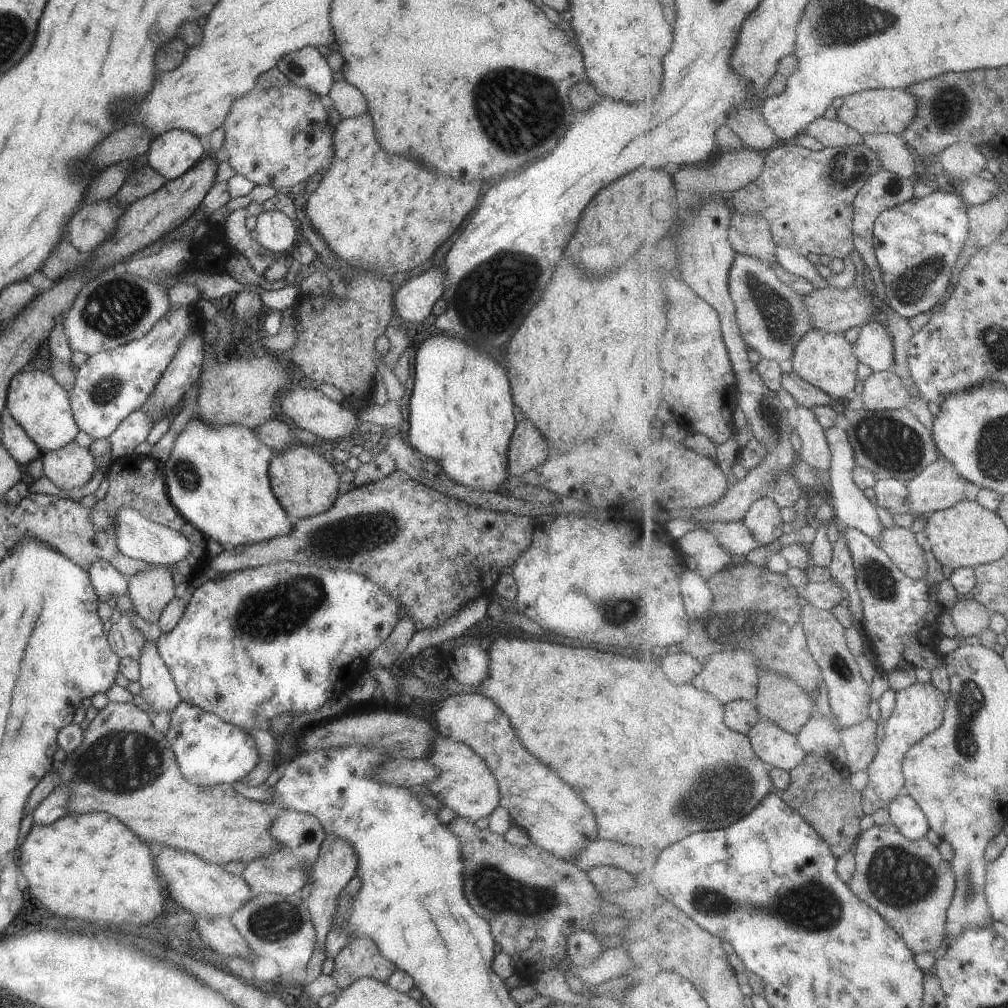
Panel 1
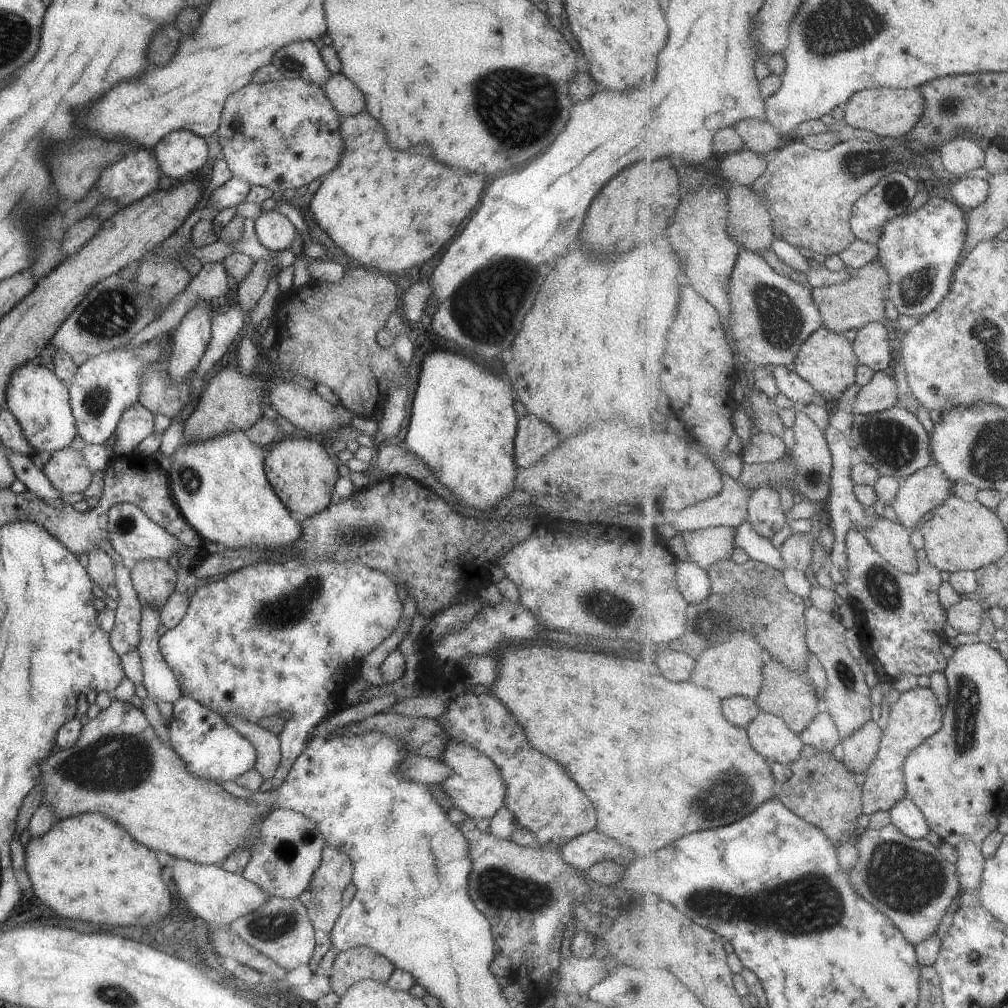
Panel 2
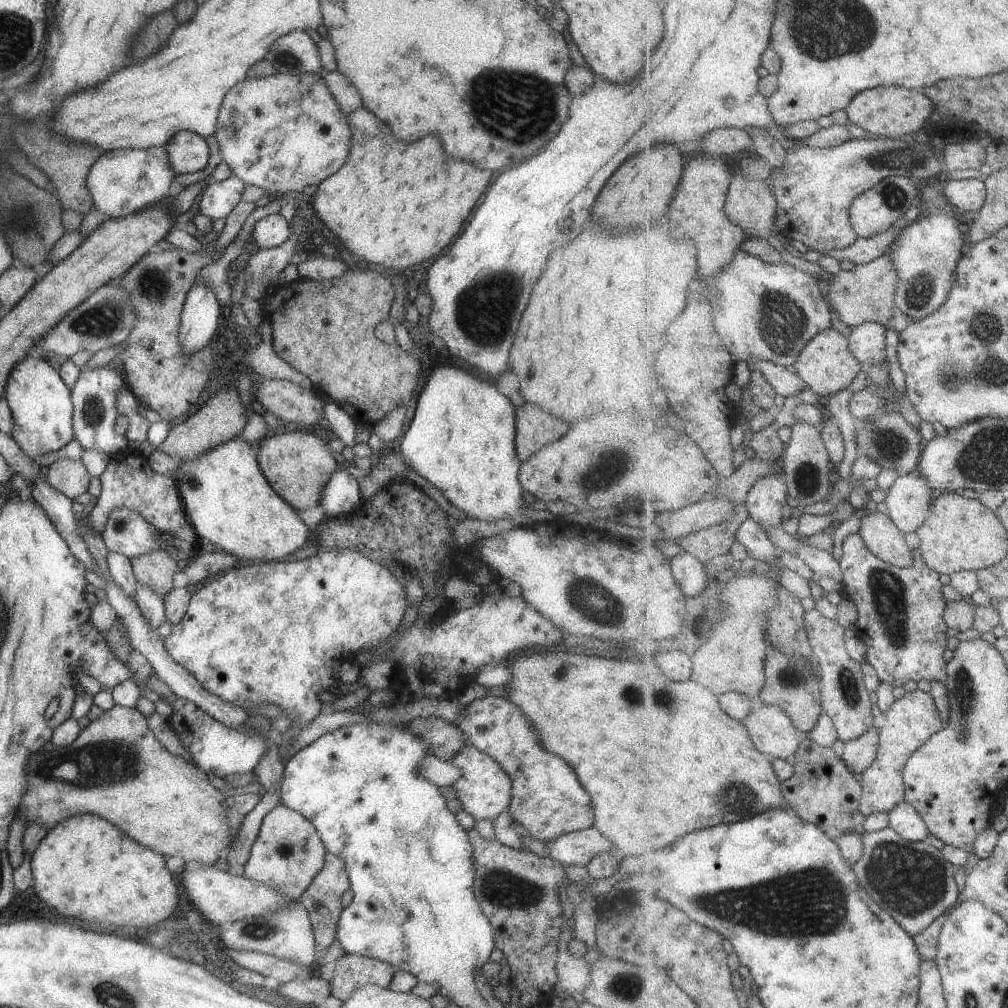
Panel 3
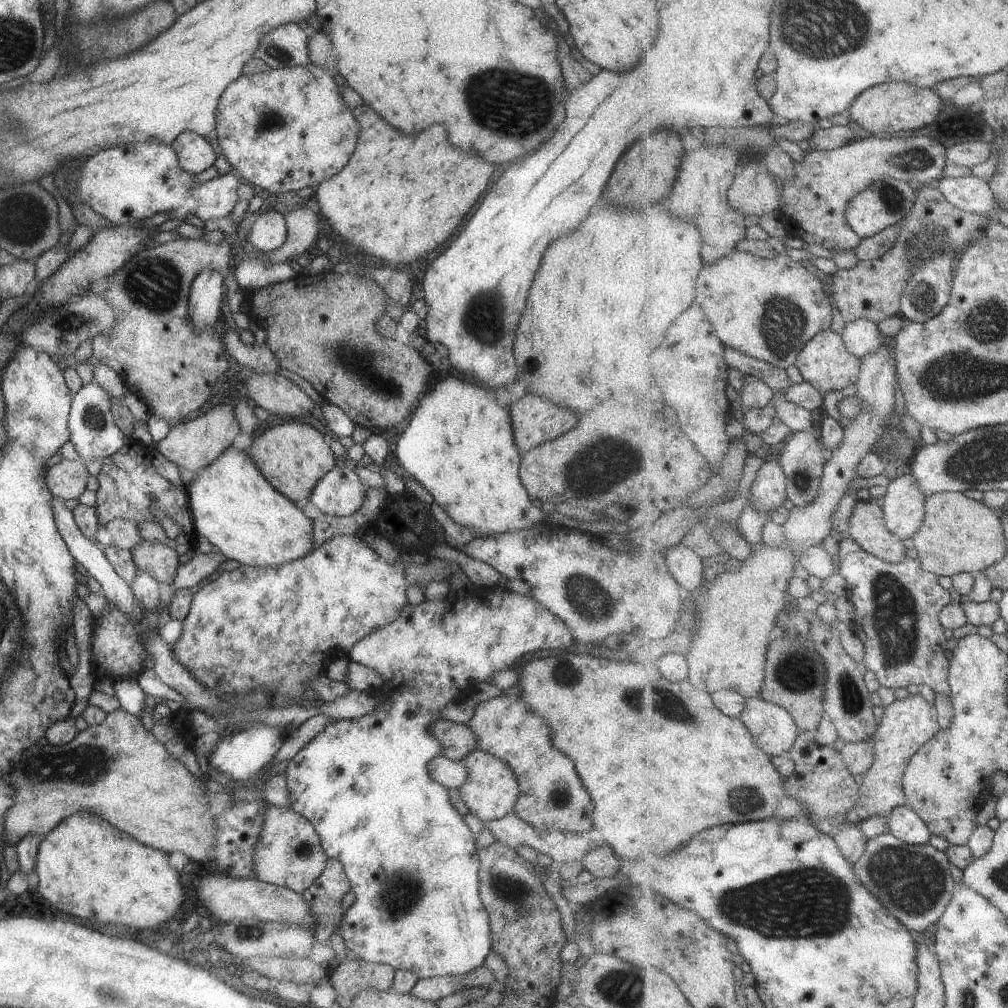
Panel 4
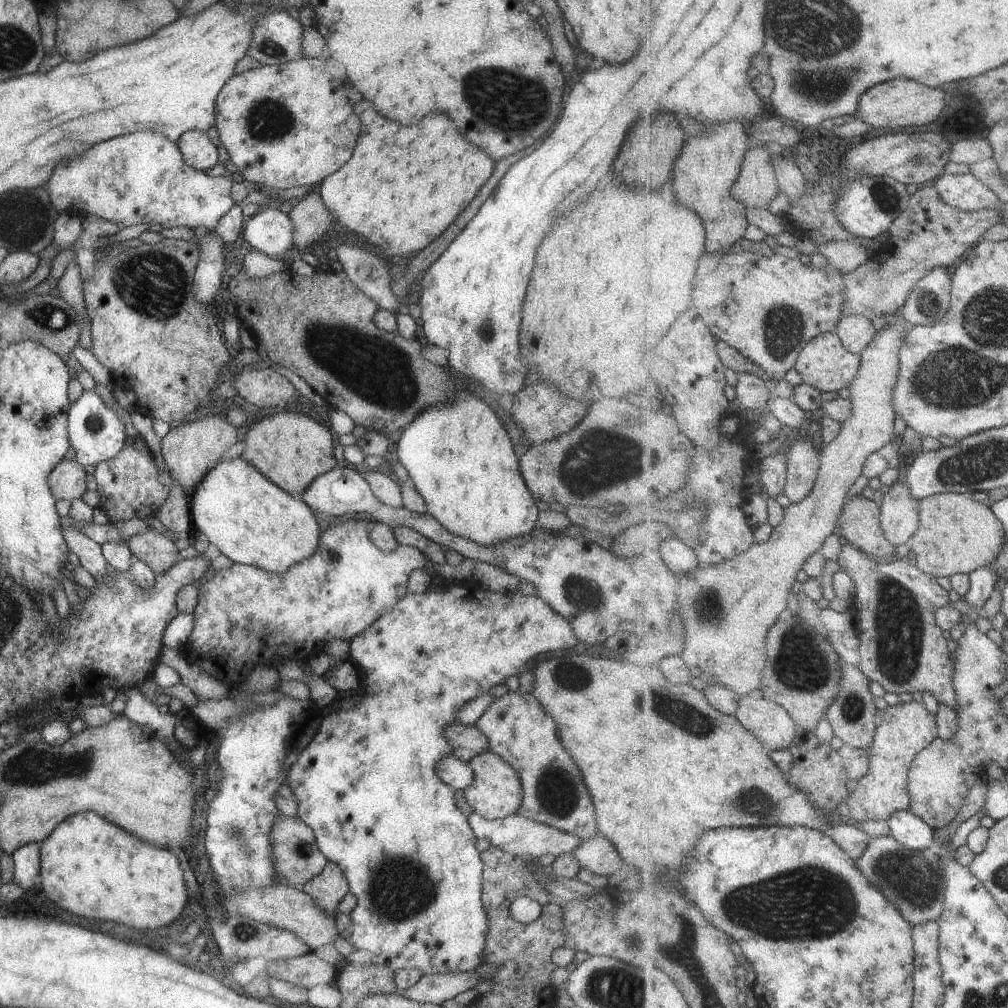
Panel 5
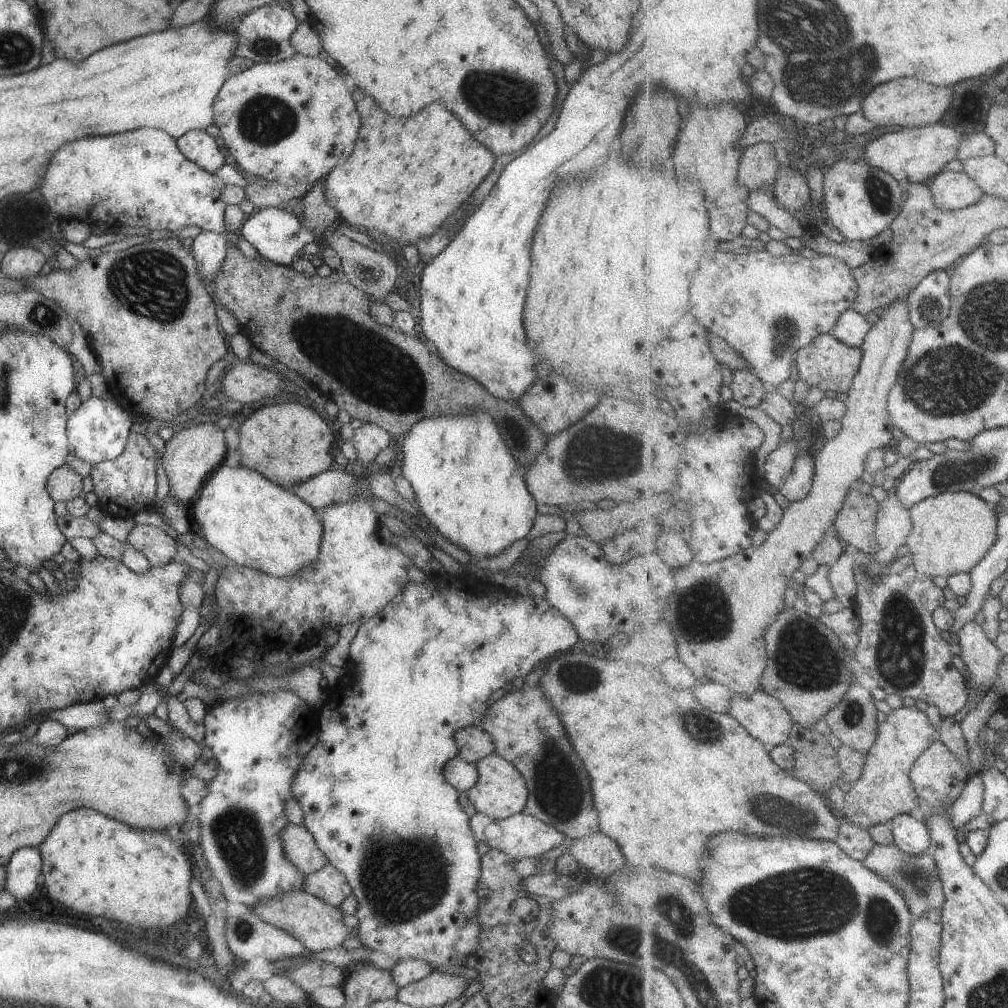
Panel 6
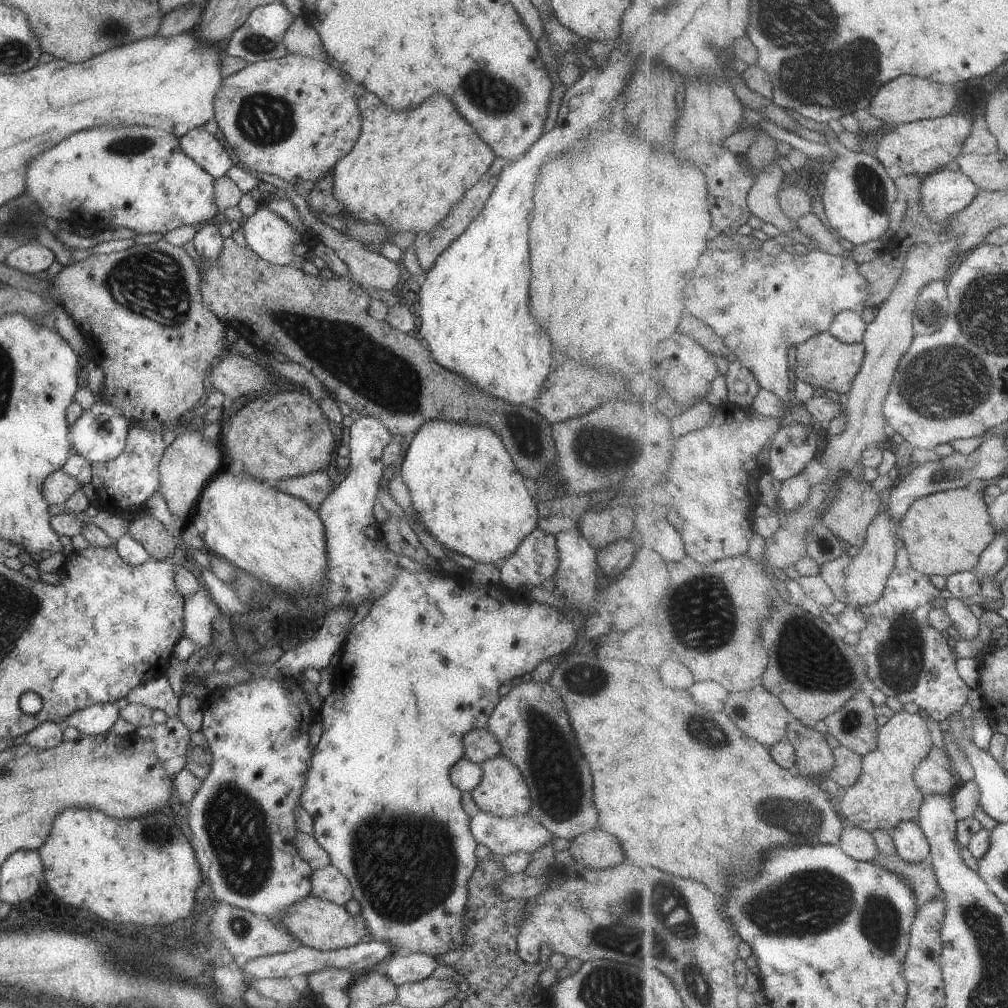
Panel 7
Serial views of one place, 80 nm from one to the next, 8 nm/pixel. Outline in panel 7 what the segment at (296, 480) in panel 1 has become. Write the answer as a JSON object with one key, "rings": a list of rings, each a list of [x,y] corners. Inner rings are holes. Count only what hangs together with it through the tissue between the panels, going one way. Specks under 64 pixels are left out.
{"rings":[[[277,392],[277,394],[267,394],[249,402],[243,406],[235,416],[229,420],[229,426],[221,424],[219,434],[219,446],[222,450],[224,462],[239,460],[244,468],[251,474],[255,474],[254,479],[265,481],[288,479],[298,477],[317,471],[323,471],[327,464],[331,462],[331,454],[335,452],[336,439],[329,431],[327,417],[323,416],[319,406],[311,402],[305,392]]]}

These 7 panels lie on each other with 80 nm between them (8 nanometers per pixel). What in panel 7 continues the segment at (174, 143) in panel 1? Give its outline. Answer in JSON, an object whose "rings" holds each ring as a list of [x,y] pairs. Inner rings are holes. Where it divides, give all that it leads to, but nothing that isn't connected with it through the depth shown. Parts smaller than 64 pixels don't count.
{"rings":[[[191,129],[178,138],[181,150],[214,179],[223,177],[226,170],[236,163],[214,135],[203,129]]]}

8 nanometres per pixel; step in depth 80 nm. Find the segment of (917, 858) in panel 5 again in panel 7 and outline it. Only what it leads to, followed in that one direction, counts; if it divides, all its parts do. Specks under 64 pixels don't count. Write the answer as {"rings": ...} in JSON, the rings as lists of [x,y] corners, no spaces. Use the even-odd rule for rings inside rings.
{"rings":[[[879,852],[871,863],[902,876],[914,890],[919,909],[929,901],[943,897],[931,856],[924,861],[910,863],[898,853],[886,855]]]}

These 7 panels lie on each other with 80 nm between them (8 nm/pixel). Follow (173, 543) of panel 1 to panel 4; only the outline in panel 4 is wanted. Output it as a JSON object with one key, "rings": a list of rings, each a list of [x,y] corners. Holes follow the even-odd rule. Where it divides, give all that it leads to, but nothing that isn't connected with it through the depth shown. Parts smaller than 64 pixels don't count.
{"rings":[[[122,518],[111,519],[100,525],[96,532],[98,544],[103,547],[117,547],[129,551],[135,548],[141,540],[137,523]]]}

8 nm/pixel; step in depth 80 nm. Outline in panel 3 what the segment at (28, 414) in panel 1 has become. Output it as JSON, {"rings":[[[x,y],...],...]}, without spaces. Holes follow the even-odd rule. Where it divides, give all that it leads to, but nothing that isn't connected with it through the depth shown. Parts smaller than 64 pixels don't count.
{"rings":[[[32,354],[15,365],[9,371],[3,390],[11,411],[13,440],[31,460],[59,450],[73,438],[70,388],[65,386],[57,370],[43,361],[42,356]]]}

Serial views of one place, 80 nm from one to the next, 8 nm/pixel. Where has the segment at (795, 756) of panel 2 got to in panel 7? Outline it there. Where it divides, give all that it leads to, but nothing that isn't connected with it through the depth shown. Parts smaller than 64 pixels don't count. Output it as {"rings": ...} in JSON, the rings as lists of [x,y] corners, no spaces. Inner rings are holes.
{"rings":[[[760,688],[749,692],[741,691],[731,693],[725,707],[725,712],[729,712],[729,716],[733,722],[746,735],[758,740],[766,747],[775,747],[781,741],[787,739],[788,728],[795,720],[794,714],[784,705],[784,702],[775,696],[774,692]]]}

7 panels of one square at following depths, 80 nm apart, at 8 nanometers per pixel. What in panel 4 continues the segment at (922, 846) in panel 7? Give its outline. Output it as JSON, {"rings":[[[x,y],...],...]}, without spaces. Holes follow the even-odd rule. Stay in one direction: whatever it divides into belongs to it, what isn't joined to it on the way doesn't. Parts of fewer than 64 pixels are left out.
{"rings":[[[909,805],[897,807],[888,821],[890,832],[913,846],[928,845],[933,838],[928,824]]]}

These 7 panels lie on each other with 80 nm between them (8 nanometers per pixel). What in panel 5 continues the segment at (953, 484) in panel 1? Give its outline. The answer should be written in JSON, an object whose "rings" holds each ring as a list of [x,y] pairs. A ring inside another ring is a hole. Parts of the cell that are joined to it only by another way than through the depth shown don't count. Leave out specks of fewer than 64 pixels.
{"rings":[[[893,482],[889,490],[884,494],[880,505],[882,510],[880,519],[882,529],[886,537],[895,545],[907,544],[920,530],[920,500],[913,496],[910,486],[907,482]]]}

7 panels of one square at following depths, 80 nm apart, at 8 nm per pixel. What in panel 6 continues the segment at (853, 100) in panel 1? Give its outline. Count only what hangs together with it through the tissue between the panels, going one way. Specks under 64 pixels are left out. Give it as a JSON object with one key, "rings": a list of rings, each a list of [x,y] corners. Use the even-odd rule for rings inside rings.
{"rings":[[[915,77],[895,79],[877,87],[864,100],[862,115],[879,126],[922,127],[939,122],[951,106],[953,92],[950,87],[938,87]]]}

